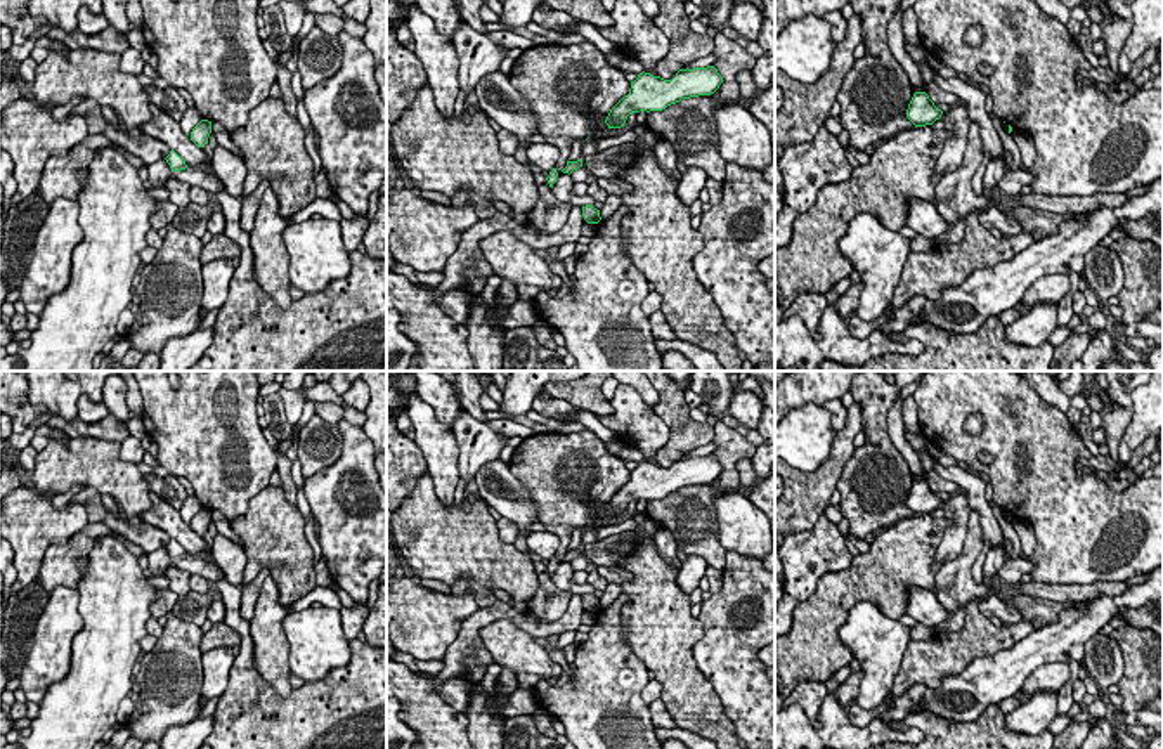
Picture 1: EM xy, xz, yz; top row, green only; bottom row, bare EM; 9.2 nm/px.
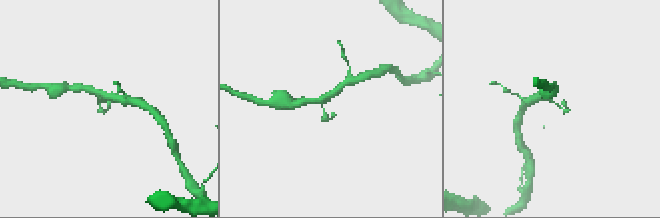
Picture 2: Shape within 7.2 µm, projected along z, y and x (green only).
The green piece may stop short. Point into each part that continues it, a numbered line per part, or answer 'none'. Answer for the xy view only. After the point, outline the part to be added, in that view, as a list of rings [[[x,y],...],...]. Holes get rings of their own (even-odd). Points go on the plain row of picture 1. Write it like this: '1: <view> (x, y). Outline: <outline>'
none

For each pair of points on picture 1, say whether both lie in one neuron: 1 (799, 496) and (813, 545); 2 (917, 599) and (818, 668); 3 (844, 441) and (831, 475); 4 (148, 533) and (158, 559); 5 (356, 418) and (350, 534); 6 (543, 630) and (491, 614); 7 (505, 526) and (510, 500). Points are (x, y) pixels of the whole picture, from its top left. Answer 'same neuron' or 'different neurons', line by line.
1: different neurons
2: different neurons
3: same neuron
4: different neurons
5: different neurons
6: same neuron
7: different neurons

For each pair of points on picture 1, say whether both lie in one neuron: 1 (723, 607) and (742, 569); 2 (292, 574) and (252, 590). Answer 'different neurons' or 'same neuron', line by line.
1: same neuron
2: different neurons

